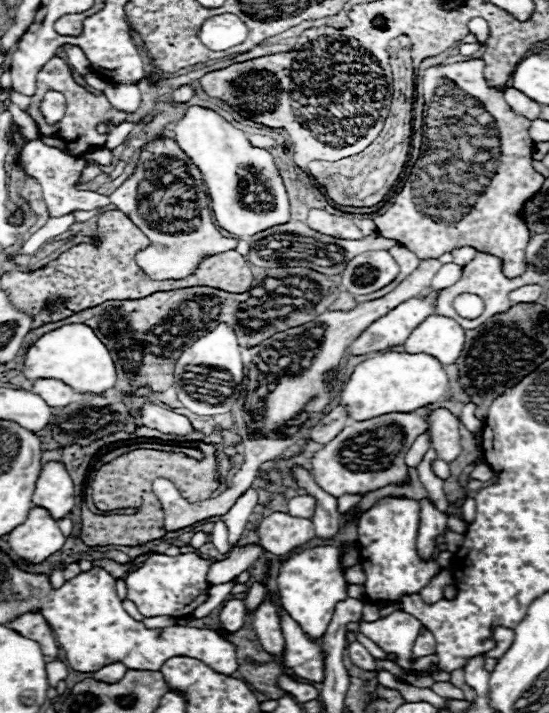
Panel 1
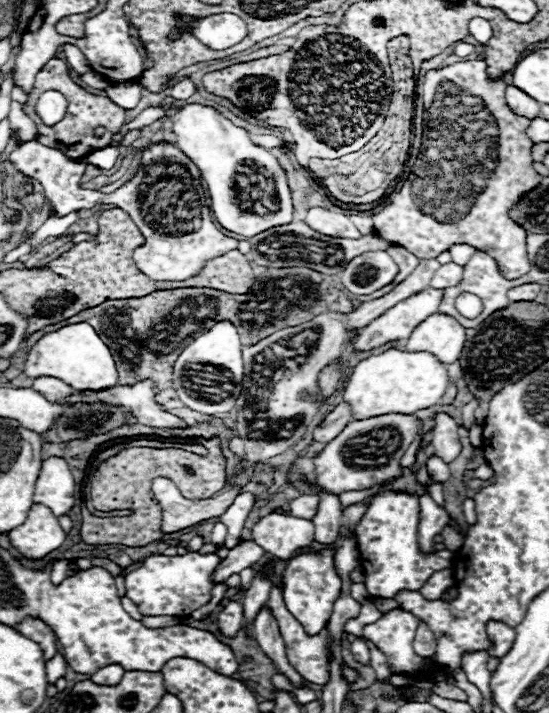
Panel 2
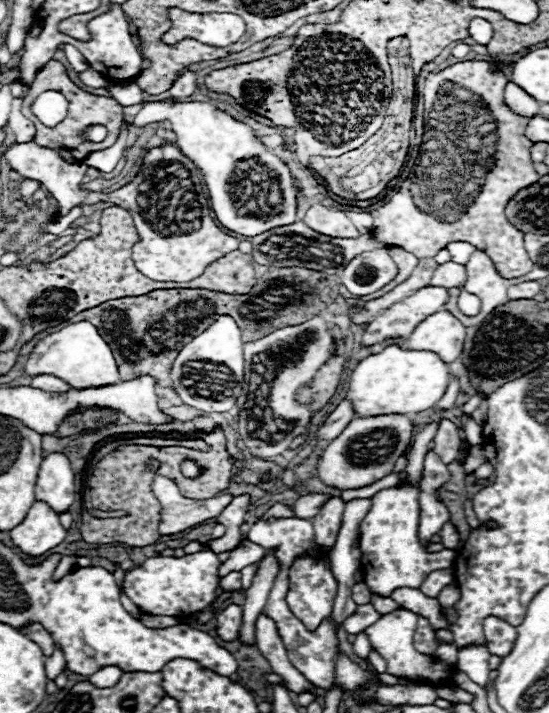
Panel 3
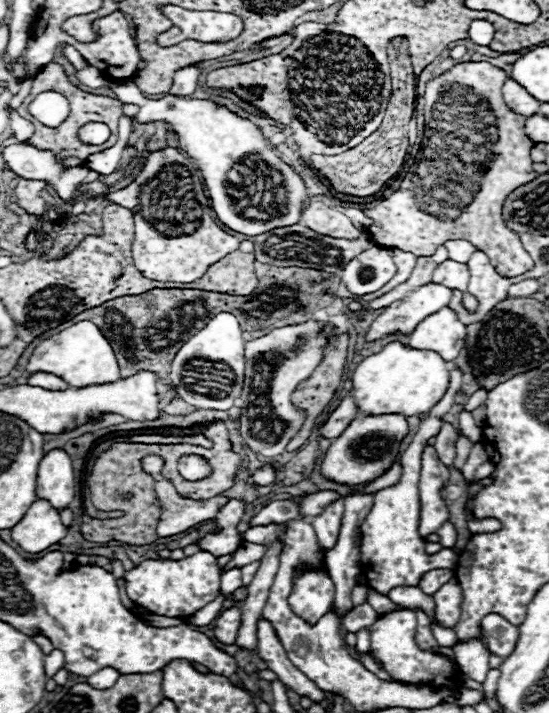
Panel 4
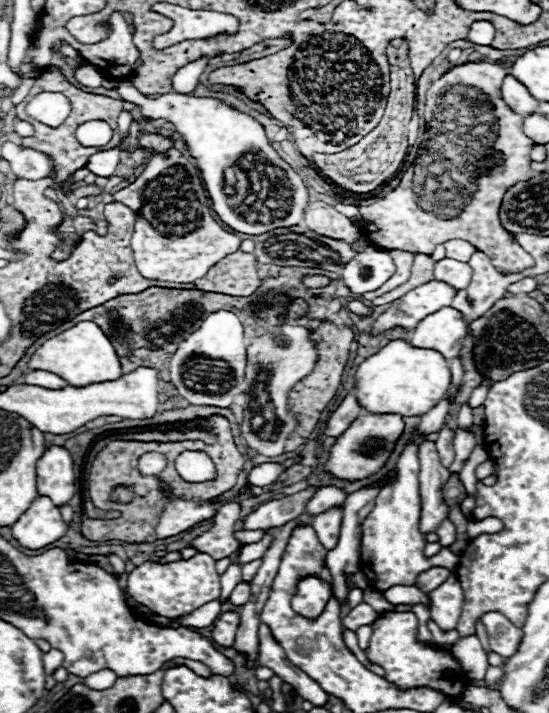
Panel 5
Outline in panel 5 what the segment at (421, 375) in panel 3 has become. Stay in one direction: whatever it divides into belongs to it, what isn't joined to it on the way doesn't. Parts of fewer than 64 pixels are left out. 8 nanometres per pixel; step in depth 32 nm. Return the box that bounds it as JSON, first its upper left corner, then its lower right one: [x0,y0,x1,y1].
[354,340,452,416]

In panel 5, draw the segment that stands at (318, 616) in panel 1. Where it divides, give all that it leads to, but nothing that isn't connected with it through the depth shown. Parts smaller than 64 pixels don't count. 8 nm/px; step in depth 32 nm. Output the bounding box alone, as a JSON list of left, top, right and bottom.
[292,578,330,618]

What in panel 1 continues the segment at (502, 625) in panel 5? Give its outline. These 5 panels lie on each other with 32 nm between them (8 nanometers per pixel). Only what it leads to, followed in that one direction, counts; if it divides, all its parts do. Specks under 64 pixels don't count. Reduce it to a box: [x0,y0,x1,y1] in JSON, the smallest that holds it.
[486,626,514,658]

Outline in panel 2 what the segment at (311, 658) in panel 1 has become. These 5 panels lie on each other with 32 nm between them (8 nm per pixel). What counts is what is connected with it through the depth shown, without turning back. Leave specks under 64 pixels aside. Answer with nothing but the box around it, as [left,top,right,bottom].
[268,584,330,686]

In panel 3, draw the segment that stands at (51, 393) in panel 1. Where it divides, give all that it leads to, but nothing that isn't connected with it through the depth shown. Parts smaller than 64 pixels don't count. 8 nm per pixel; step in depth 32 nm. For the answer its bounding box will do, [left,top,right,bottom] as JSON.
[32,374,70,392]

